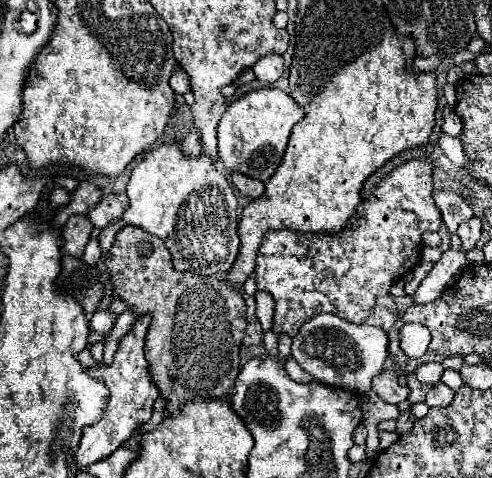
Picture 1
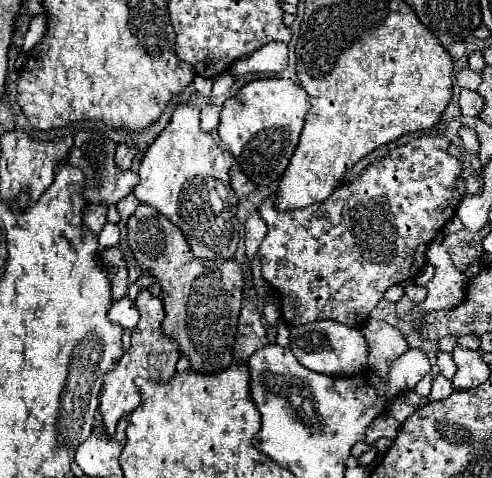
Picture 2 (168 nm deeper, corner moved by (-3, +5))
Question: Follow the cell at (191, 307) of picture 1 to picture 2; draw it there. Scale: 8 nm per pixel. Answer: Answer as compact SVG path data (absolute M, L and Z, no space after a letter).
M141 204L127 222L127 244L137 260L139 268L147 270L161 284L161 300L165 308L165 318L161 330L177 346L181 356L189 358L189 370L197 374L219 374L221 370L233 366L233 342L237 334L237 320L243 300L243 272L235 260L195 260L185 236L175 224L163 218L155 208Z

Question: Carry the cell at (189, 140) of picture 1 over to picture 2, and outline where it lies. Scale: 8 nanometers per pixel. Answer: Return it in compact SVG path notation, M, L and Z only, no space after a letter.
M205 106L201 110L201 130L213 132L219 124L219 106Z

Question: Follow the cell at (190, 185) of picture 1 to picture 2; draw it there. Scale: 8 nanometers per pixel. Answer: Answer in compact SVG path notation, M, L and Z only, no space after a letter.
M177 106L167 128L147 148L139 166L139 184L133 196L147 206L153 206L183 230L185 240L199 260L233 260L241 242L237 196L231 188L229 168L231 154L199 128L199 108Z

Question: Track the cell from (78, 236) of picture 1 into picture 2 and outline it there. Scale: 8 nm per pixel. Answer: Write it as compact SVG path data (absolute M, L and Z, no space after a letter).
M87 204L83 210L83 226L93 234L99 234L103 224L107 222L105 214L107 214L107 208L103 208L103 204Z

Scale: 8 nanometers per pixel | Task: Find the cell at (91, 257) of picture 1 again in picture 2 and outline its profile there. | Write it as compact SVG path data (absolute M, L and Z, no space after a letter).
M105 224L99 234L99 248L111 248L119 242L119 226L117 224Z

